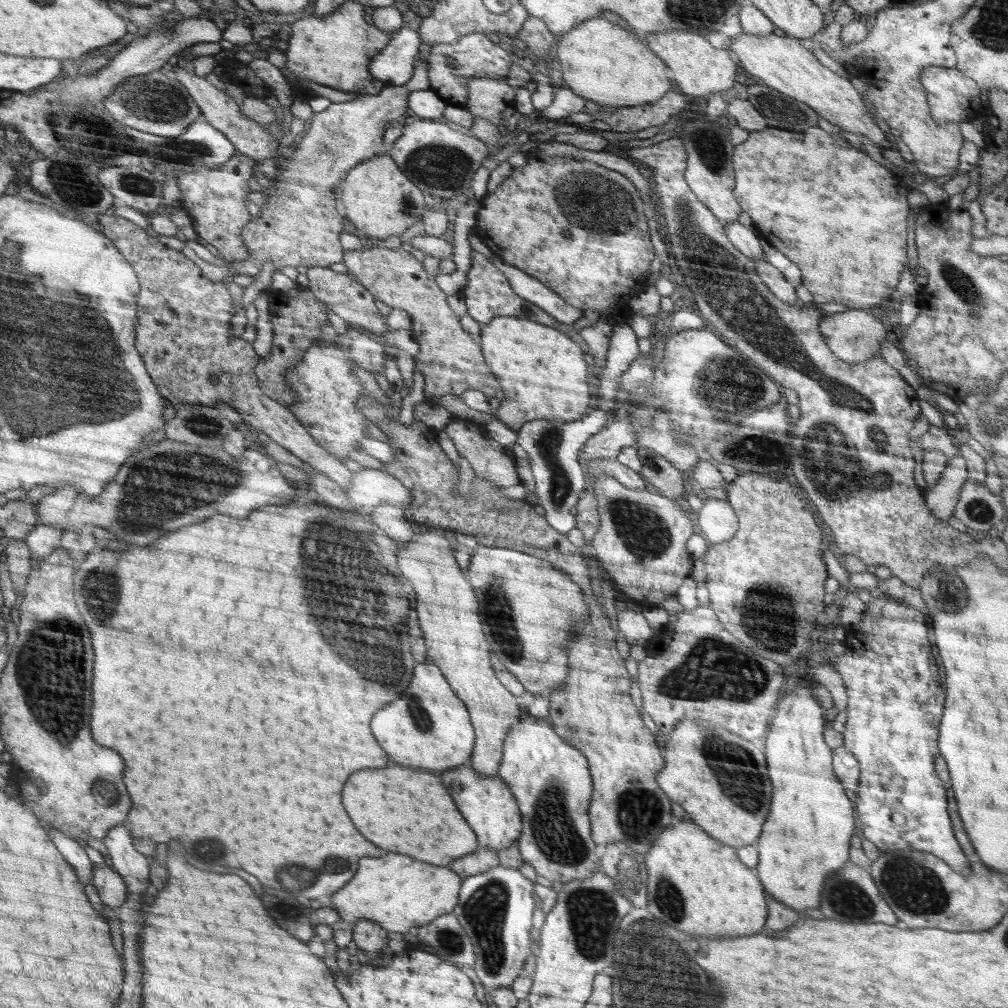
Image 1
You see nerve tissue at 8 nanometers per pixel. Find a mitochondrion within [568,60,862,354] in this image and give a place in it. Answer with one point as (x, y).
(711, 147)

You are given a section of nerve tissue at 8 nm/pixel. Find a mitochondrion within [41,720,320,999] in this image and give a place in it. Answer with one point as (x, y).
(102, 788)

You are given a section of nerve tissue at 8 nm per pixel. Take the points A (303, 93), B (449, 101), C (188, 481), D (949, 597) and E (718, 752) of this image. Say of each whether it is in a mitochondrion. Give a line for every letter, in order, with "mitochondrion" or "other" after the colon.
A: other
B: other
C: mitochondrion
D: other
E: mitochondrion

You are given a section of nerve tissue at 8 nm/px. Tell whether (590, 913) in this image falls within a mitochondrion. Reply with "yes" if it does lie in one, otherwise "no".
yes

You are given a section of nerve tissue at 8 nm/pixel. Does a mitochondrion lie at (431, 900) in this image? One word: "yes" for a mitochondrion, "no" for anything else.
no

